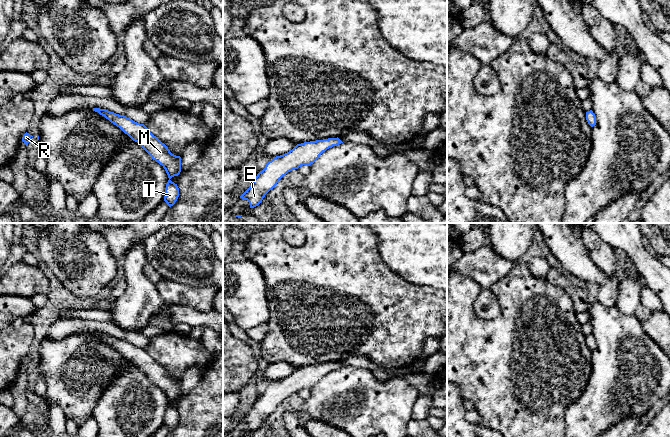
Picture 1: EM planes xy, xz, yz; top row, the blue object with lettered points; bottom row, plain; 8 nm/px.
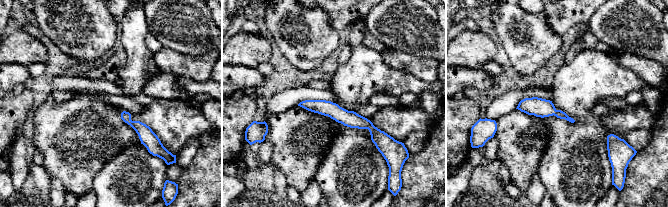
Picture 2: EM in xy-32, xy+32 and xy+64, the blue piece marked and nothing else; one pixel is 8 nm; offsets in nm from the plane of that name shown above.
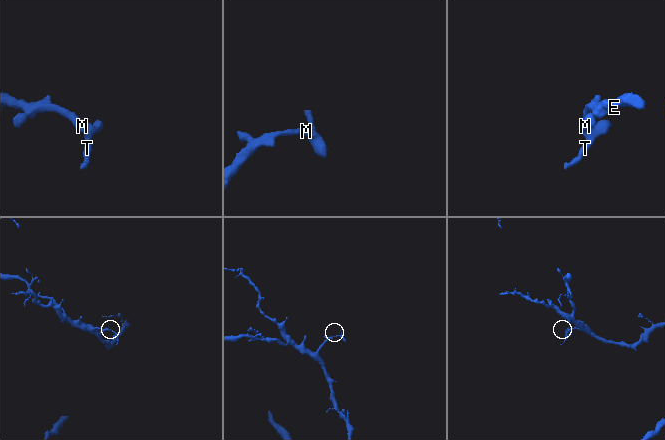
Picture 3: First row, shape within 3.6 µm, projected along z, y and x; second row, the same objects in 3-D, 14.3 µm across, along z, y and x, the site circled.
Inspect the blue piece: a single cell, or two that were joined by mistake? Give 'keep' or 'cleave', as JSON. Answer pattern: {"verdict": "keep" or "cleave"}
{"verdict": "keep"}

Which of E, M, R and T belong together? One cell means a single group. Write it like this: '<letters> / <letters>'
E M R T

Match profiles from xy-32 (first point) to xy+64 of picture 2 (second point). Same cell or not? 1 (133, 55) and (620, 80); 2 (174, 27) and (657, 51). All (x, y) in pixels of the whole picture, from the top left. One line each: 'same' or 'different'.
1: same
2: same

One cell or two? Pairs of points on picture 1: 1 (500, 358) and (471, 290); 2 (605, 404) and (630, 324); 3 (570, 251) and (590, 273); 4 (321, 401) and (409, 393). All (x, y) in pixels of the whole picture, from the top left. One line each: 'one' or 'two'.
1: one
2: one
3: one
4: one

